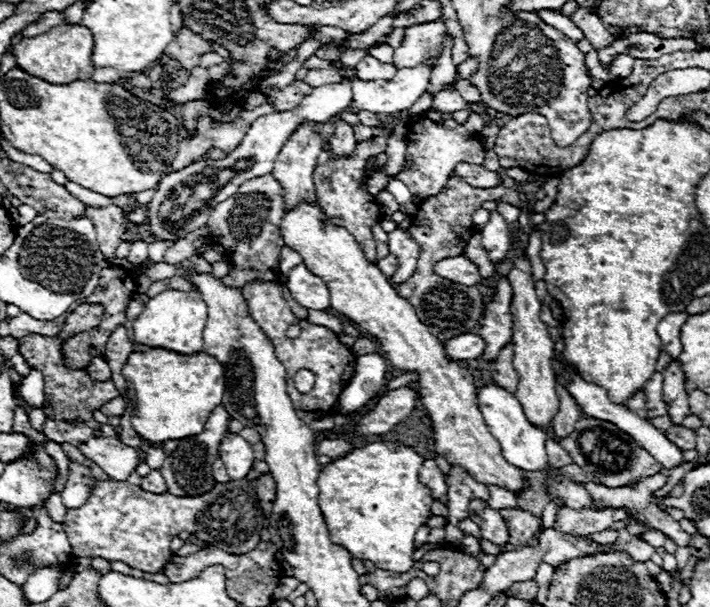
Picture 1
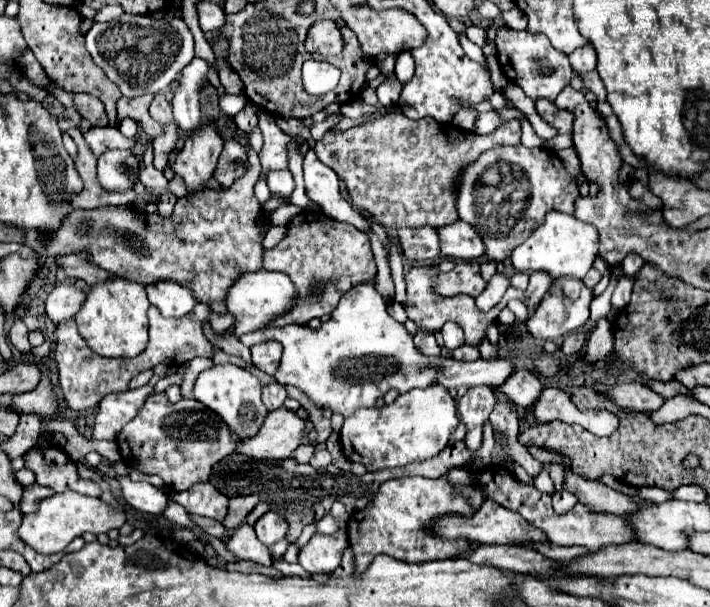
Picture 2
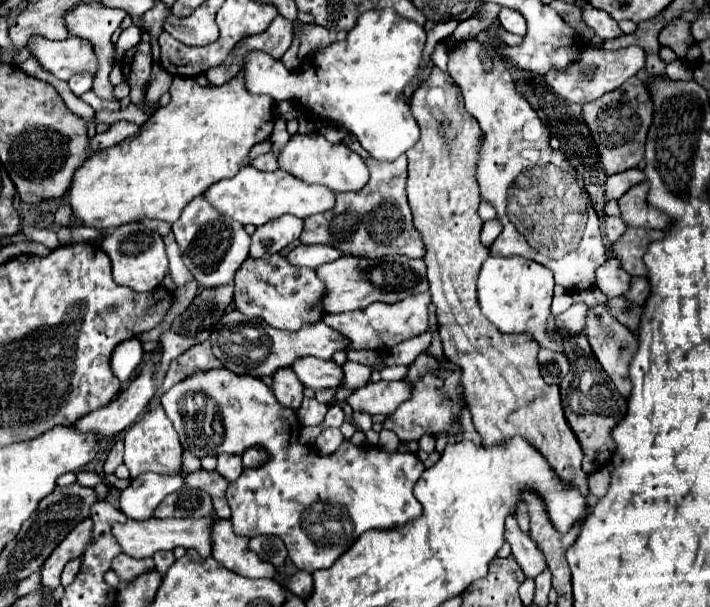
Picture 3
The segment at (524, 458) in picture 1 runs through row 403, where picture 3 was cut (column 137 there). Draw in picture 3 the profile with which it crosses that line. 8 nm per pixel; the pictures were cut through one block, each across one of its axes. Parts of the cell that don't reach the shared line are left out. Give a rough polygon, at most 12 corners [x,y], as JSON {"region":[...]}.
{"region":[[146,472],[120,494],[120,510],[146,520],[184,476]]}

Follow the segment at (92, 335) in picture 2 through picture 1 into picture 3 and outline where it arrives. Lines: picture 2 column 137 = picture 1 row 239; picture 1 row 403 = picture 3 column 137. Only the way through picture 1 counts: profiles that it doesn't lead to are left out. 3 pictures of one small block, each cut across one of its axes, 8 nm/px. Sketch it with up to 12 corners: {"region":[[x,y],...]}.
{"region":[[158,406],[124,434],[130,478],[180,472],[178,434]]}

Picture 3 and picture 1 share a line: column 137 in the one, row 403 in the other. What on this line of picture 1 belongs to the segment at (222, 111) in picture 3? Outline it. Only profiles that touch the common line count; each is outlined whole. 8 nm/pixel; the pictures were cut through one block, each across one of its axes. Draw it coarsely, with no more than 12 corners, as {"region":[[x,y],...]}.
{"region":[[132,352],[122,366],[148,444],[200,434],[222,404],[206,352]]}

